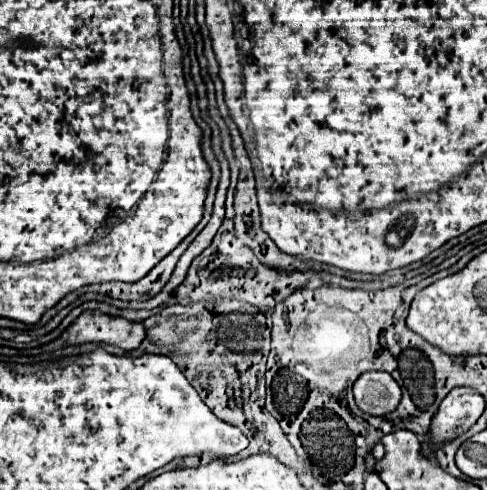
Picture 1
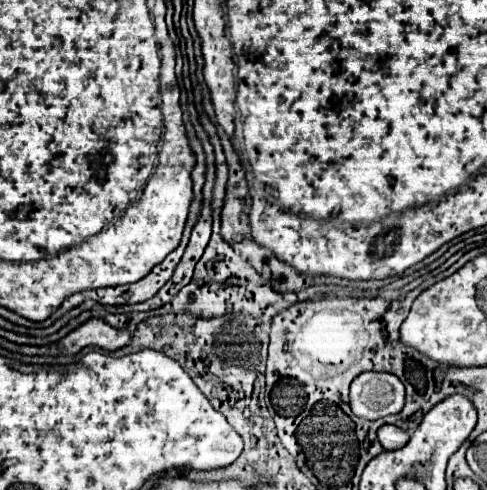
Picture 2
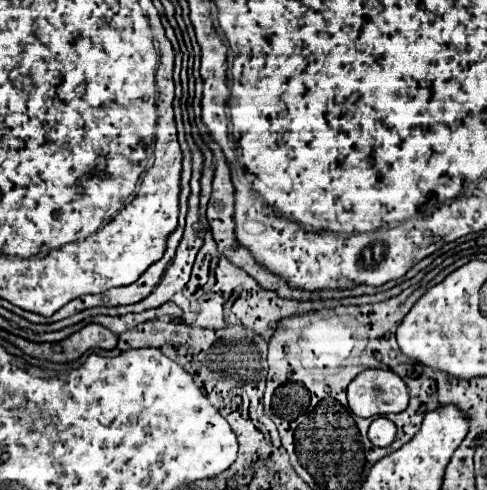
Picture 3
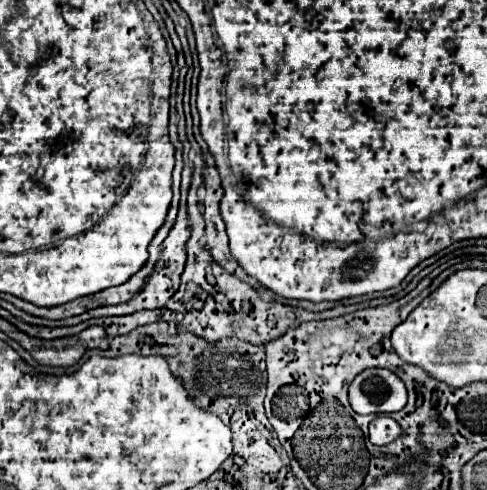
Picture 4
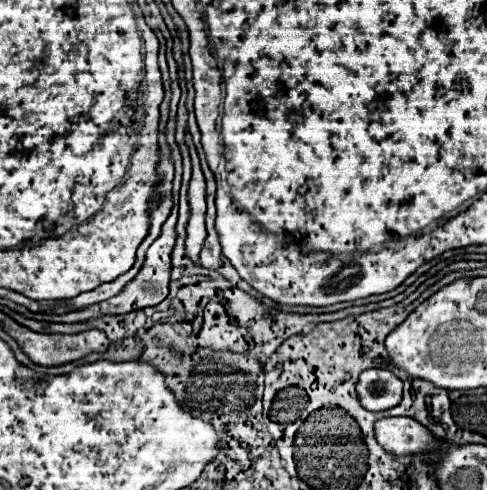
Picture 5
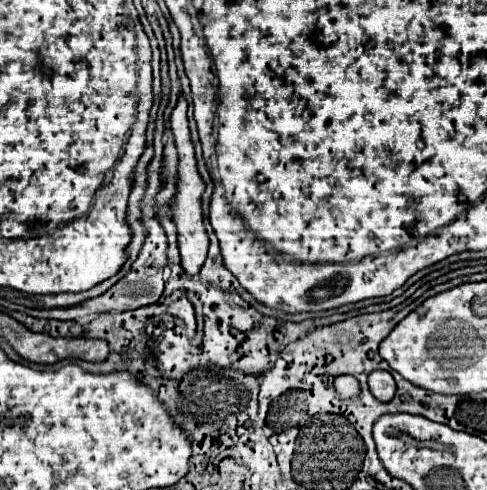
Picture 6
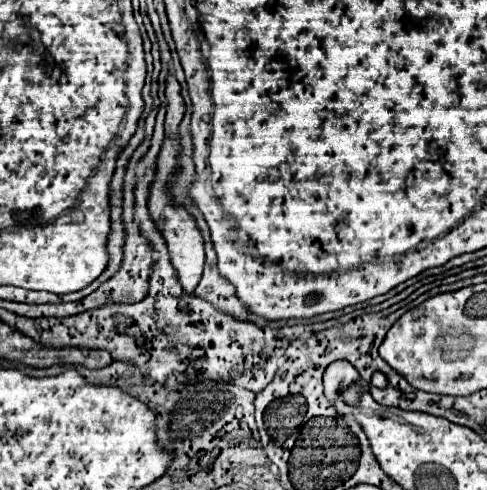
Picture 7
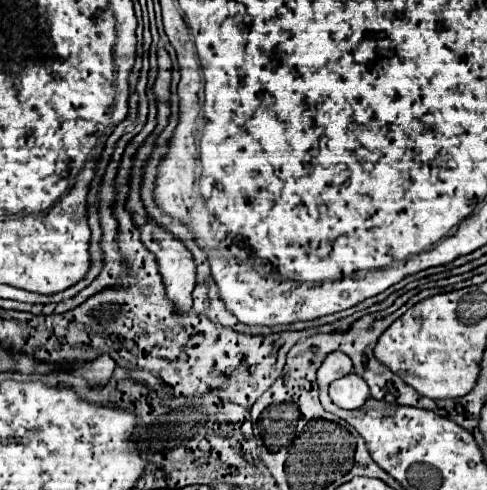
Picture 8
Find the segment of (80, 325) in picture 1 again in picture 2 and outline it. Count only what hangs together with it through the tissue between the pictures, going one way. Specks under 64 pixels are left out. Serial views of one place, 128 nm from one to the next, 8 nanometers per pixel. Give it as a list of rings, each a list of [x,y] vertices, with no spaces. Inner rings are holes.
[[[90,318],[80,328],[72,330],[60,344],[64,346],[66,356],[78,354],[86,346],[100,346],[108,352],[114,352],[130,342],[128,330],[116,330],[100,318]]]

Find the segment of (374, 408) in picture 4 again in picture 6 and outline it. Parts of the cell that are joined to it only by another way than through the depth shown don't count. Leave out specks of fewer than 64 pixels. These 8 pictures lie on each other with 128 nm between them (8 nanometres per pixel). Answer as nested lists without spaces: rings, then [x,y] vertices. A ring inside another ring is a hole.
[[[374,370],[370,372],[368,376],[368,386],[372,390],[372,394],[382,400],[382,402],[388,402],[392,400],[394,392],[396,392],[396,384],[394,384],[394,378],[390,372],[386,370]]]

